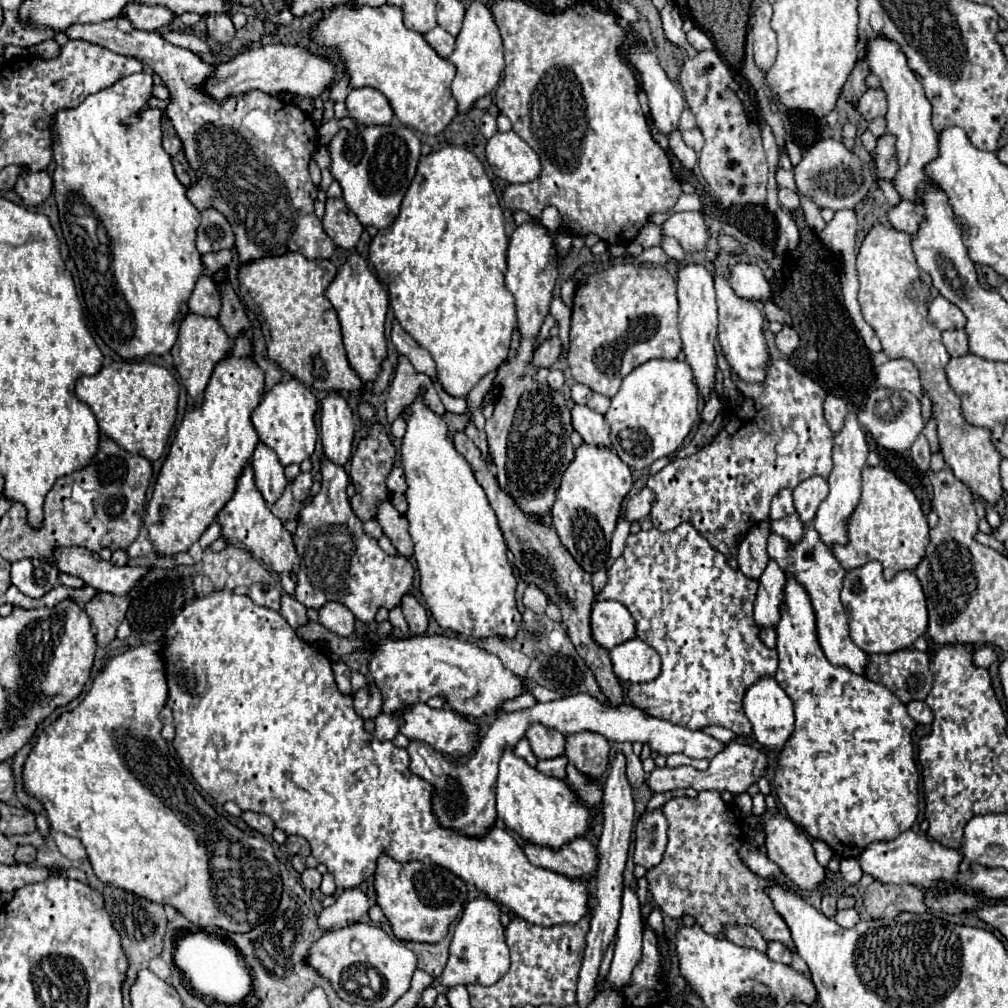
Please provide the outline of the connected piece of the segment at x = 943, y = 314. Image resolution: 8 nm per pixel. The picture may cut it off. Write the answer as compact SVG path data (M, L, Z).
M936 296L934 302L930 304L928 320L934 322L936 328L942 332L954 330L954 328L964 328L964 324L966 324L966 316L962 314L962 310L942 296Z

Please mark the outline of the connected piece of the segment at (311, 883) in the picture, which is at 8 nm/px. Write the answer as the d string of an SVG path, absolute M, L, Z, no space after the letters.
M306 868L306 870L302 872L302 884L304 884L306 890L316 890L316 888L320 886L320 880L322 880L322 876L320 876L318 870Z

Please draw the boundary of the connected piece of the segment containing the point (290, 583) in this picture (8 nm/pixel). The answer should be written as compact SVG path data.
M250 466L244 468L242 476L238 478L238 486L236 486L232 500L222 508L216 522L222 526L222 536L226 536L230 544L244 544L246 550L252 552L254 556L258 556L258 560L268 570L278 574L284 592L294 596L296 584L298 584L296 572L300 568L300 558L296 554L296 546L292 542L292 536L284 530L282 522L276 516L272 516L266 502L262 500L262 494L258 492L258 488L254 484L254 474L252 474Z

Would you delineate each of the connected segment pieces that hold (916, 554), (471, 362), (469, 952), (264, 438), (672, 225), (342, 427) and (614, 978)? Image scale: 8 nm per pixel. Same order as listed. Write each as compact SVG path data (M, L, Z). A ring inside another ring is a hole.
M866 466L862 470L862 498L860 498L856 510L852 512L852 516L848 518L846 530L848 530L848 544L832 546L832 552L834 552L836 560L842 564L842 568L846 568L846 570L860 568L870 560L878 560L884 566L886 580L892 580L894 574L900 570L914 570L918 566L918 562L922 560L924 550L928 546L928 520L922 514L914 492L902 480L898 480L890 470L878 468L878 466L876 468Z
M446 146L438 152L432 152L428 156L422 156L418 162L418 170L416 176L408 188L408 192L404 194L402 206L400 206L400 214L398 218L392 222L390 228L382 228L378 230L378 234L372 238L368 259L376 268L376 274L380 278L382 284L388 286L388 294L390 294L390 306L394 310L396 320L400 322L400 326L422 346L426 348L438 368L438 380L442 384L442 388L446 388L446 392L450 392L452 396L466 396L476 382L488 374L490 370L496 370L502 360L508 354L510 348L510 338L512 338L512 330L516 328L516 304L514 304L514 296L508 292L506 284L504 284L504 272L506 272L506 248L508 248L508 236L504 232L504 214L498 198L494 194L494 188L484 172L484 166L480 164L480 160L468 152L466 148L458 148L458 146Z
M482 894L472 902L468 902L468 906L464 908L462 918L450 942L448 964L444 972L436 978L436 982L440 982L442 986L472 984L472 982L490 986L508 972L508 966L510 966L510 956L504 938L504 926L500 922L500 904L488 898L486 894Z
M290 378L288 382L278 382L270 392L262 396L258 408L252 412L252 424L258 432L260 442L270 446L278 454L282 466L300 464L302 460L312 456L316 446L318 438L318 428L314 422L316 410L318 410L318 400L310 392L310 388L306 388L296 378Z
M684 211L672 214L660 227L661 233L676 238L686 252L698 252L706 246L708 232L700 212Z
M326 396L320 402L320 436L324 456L336 466L346 466L352 454L355 425L352 410L342 396Z
M626 886L622 898L622 916L616 934L614 960L606 976L606 980L614 988L624 988L630 984L632 970L638 966L642 958L642 934L644 934L644 926L640 918L640 900L634 888Z

